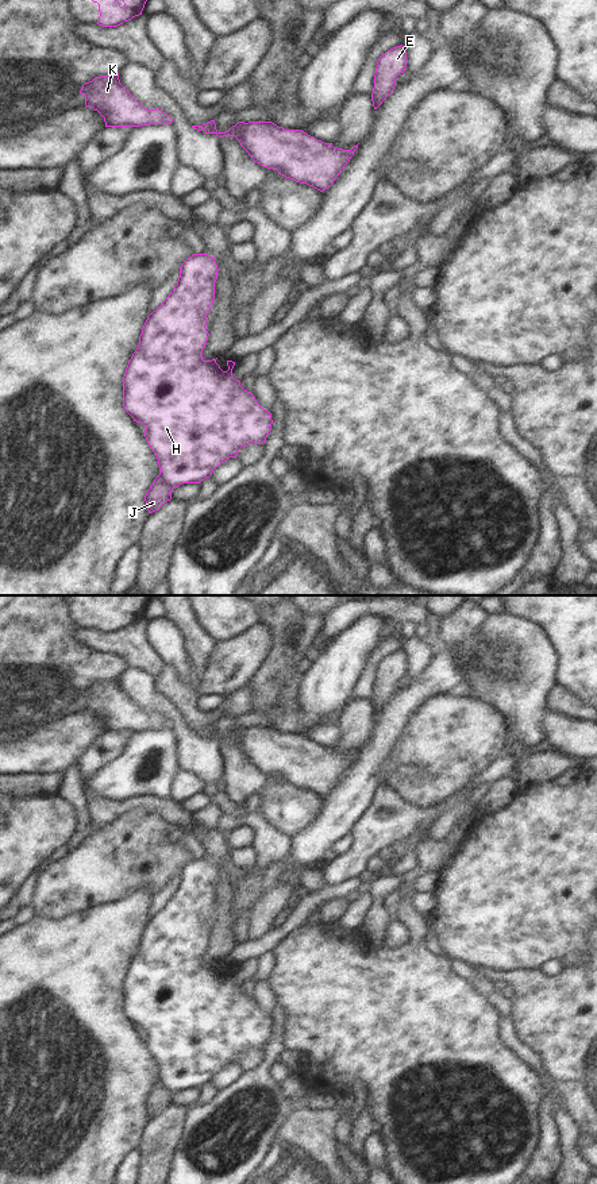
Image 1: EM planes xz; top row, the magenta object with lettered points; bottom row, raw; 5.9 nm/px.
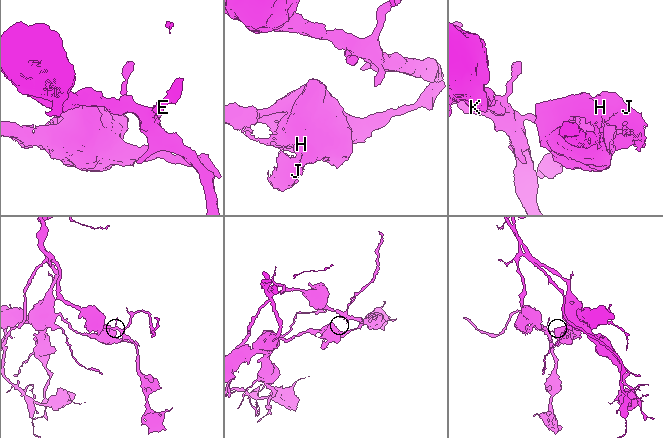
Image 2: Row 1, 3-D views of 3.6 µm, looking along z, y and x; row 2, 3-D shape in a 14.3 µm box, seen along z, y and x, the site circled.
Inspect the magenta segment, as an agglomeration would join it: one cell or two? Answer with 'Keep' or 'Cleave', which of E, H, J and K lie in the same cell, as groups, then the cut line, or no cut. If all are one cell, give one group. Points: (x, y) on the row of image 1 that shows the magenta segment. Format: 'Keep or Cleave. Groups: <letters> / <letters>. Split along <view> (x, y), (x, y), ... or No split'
Cleave. Groups: E H K / J. Split along xz (160, 474), (172, 489).

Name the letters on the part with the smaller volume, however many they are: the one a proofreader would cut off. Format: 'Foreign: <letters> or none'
Foreign: J.

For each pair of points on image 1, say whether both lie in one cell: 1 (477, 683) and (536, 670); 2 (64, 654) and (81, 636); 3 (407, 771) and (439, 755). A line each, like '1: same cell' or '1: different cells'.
1: same cell
2: different cells
3: different cells

